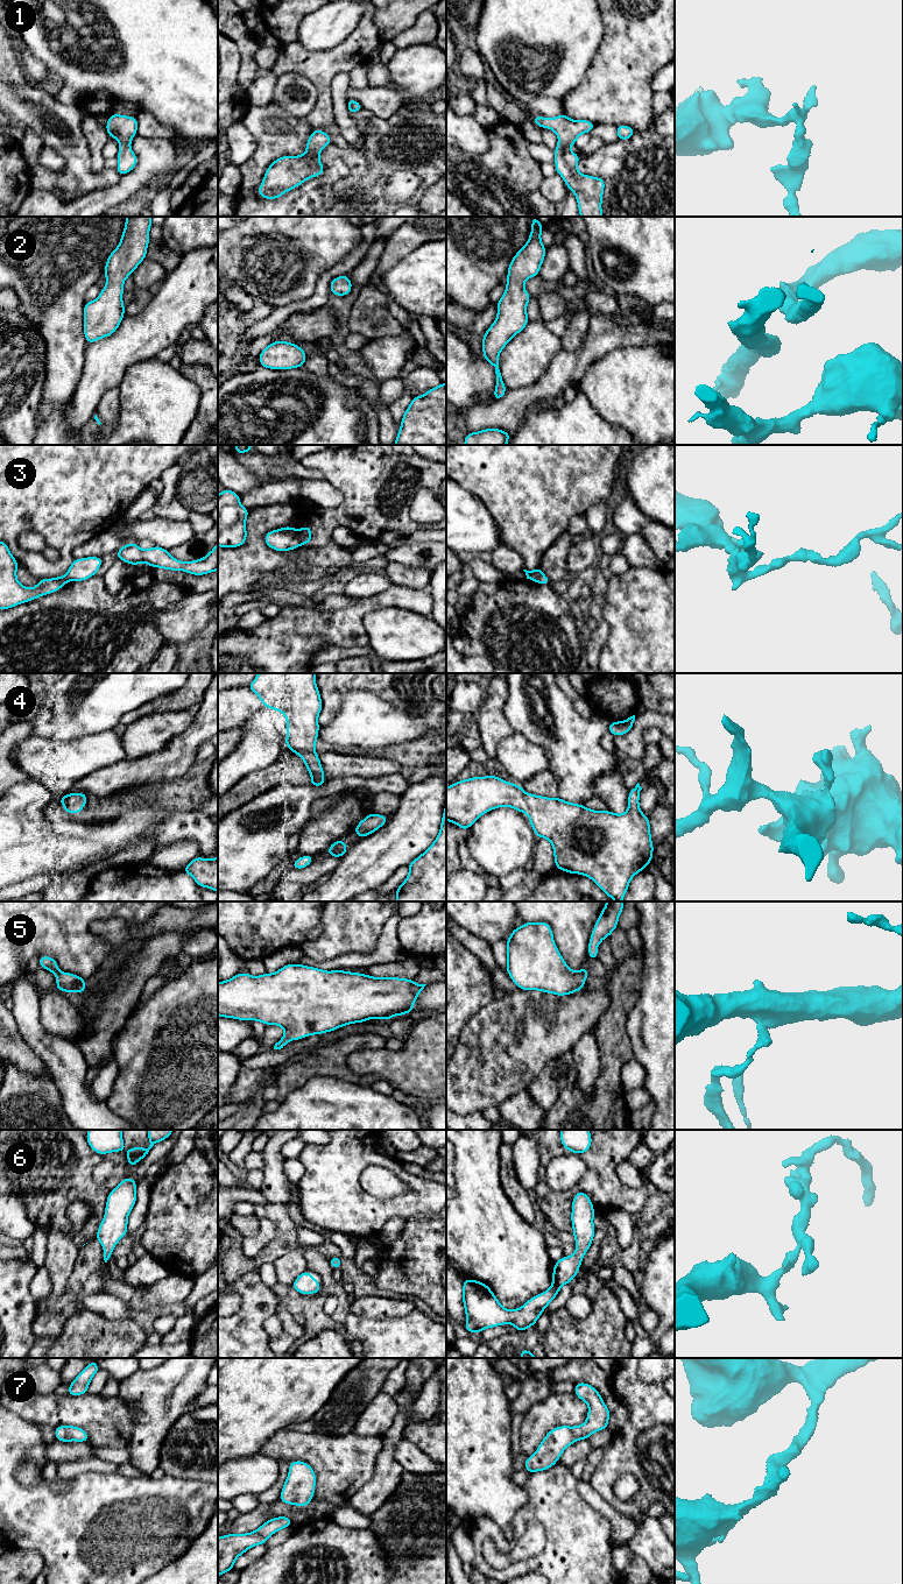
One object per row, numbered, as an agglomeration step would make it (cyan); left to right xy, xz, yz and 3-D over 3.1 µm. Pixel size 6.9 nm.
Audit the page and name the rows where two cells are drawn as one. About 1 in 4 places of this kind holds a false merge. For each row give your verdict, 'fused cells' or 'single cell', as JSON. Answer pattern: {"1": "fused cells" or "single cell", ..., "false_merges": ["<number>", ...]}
{"1": "single cell", "2": "single cell", "3": "fused cells", "4": "single cell", "5": "single cell", "6": "single cell", "7": "single cell", "false_merges": ["3"]}

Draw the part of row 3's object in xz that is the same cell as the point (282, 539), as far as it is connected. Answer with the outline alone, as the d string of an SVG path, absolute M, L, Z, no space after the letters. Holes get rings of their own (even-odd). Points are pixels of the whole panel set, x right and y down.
M292 526L271 530L264 535L263 539L270 549L280 552L295 550L301 545L296 535L296 530Z

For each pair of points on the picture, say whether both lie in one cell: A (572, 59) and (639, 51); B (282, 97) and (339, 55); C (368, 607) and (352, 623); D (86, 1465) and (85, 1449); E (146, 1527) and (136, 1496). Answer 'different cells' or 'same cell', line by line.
A: different cells
B: different cells
C: same cell
D: different cells
E: same cell

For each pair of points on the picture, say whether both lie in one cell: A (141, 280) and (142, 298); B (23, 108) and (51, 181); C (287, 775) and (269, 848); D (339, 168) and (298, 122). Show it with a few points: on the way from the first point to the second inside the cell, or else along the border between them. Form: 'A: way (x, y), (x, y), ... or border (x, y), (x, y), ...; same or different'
A: border (135, 287), (148, 290); different
B: way (41, 128), (69, 154), (69, 168); same
C: border (308, 783), (279, 784), (260, 794); different
D: way (297, 204), (252, 196), (266, 157); same

